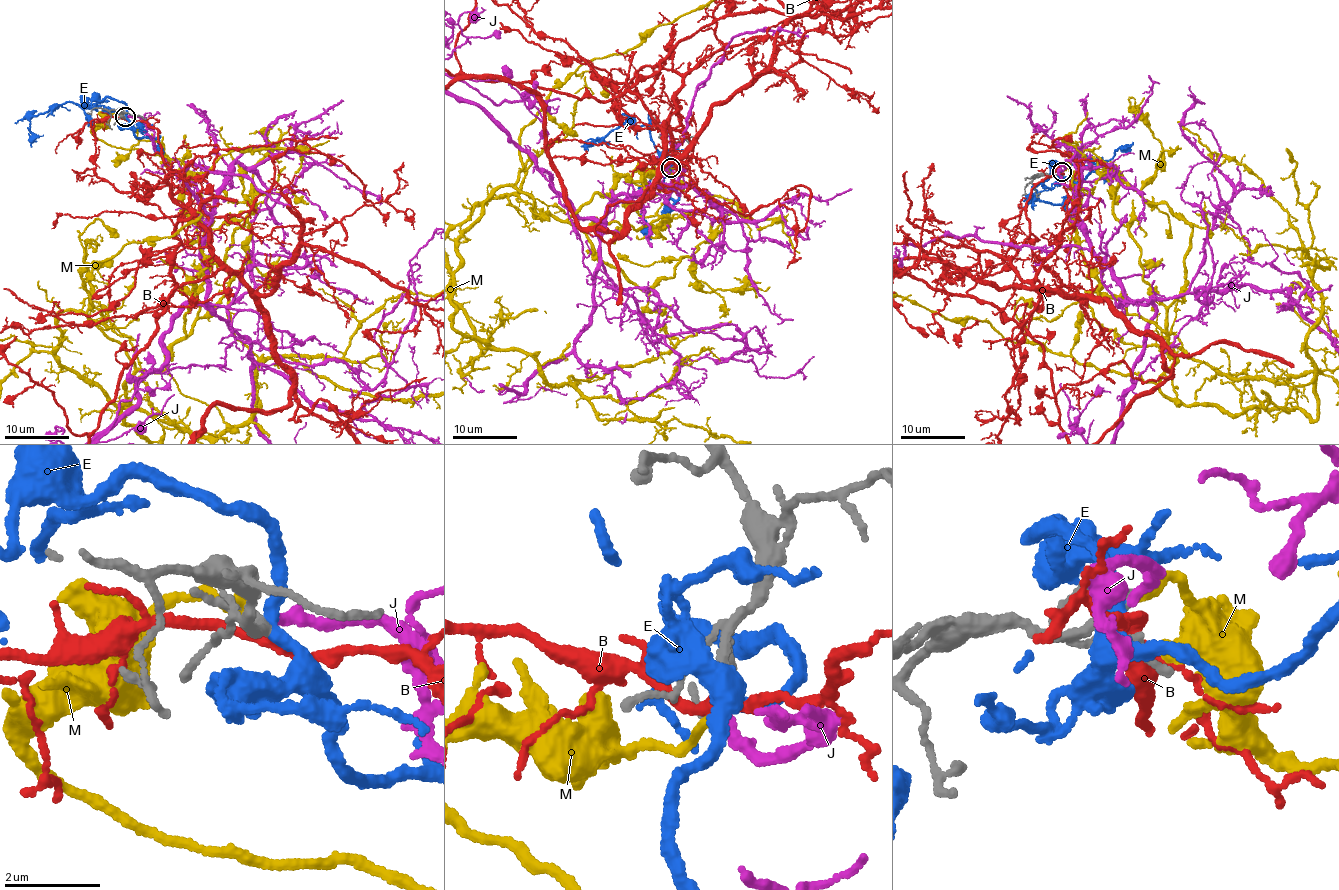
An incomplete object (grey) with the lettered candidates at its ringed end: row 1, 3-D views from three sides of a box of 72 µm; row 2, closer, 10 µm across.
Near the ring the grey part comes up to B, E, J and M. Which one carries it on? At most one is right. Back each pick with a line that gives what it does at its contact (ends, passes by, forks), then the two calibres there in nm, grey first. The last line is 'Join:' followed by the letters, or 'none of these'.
J: it ends; calibres 170 and 240 nm
Join: J

